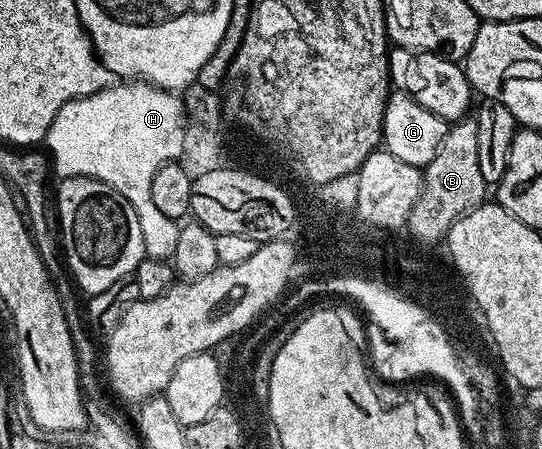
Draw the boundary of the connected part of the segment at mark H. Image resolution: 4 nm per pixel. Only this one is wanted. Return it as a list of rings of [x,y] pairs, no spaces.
[[[124,81],[119,85],[109,85],[93,95],[83,95],[81,99],[72,99],[54,117],[46,136],[47,154],[51,166],[57,176],[85,175],[91,179],[110,185],[138,213],[138,225],[142,228],[142,245],[144,254],[150,259],[171,260],[174,249],[178,245],[181,224],[168,219],[154,206],[154,196],[150,193],[150,185],[154,185],[154,173],[162,165],[179,160],[182,153],[182,139],[186,126],[184,100],[179,94],[162,91],[158,87],[143,81]]]

